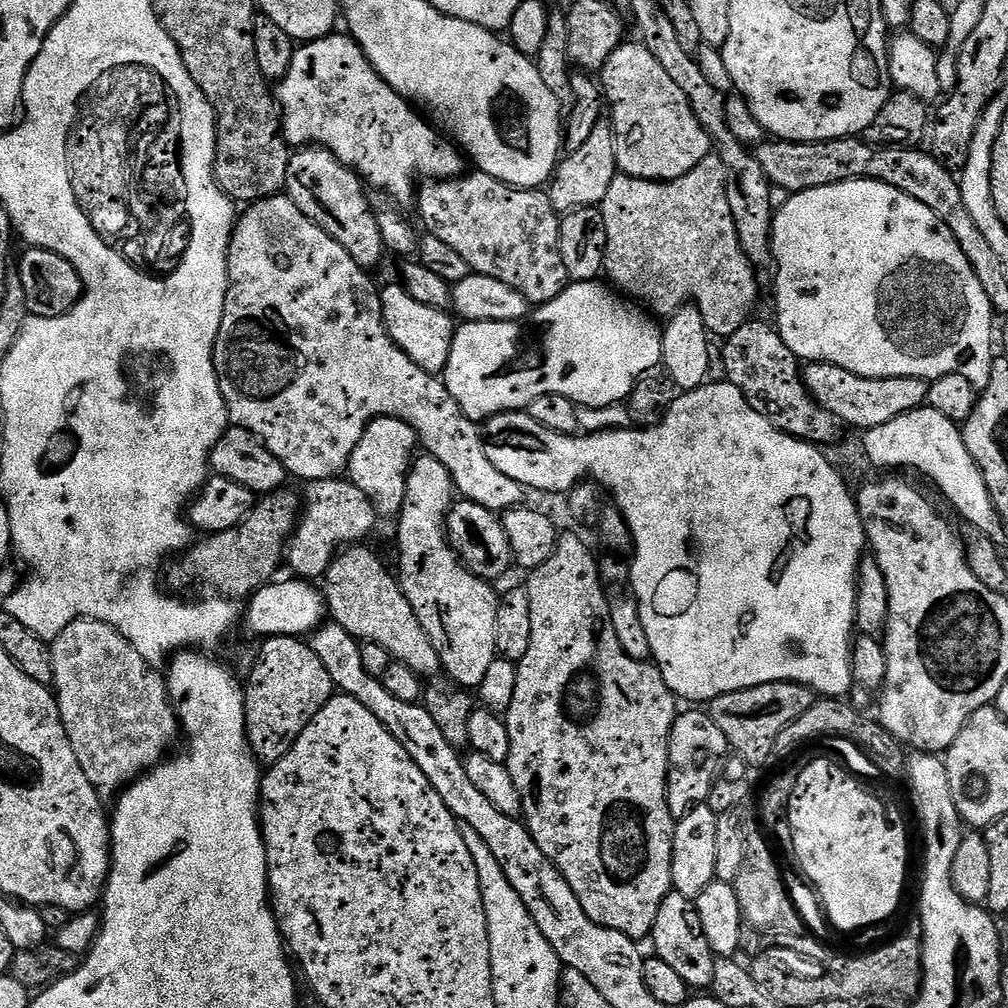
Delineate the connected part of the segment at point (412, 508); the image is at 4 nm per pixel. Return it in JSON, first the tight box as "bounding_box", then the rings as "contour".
{"bounding_box":[396,454,498,689],"contour":[[[420,454],[411,461],[410,471],[405,482],[404,507],[398,515],[400,525],[396,528],[396,552],[400,555],[400,572],[398,583],[406,594],[414,614],[418,614],[418,622],[422,622],[422,630],[430,638],[434,650],[438,650],[441,669],[448,672],[447,679],[451,683],[465,689],[479,689],[482,677],[490,662],[498,657],[494,646],[494,621],[498,615],[498,592],[493,585],[482,577],[476,576],[460,562],[460,557],[453,550],[446,535],[448,511],[454,503],[454,485],[446,466],[433,456]]]}

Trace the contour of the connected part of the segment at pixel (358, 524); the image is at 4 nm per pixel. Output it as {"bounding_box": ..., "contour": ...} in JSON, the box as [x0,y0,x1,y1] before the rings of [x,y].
{"bounding_box":[286,478,378,582],"contour":[[[348,478],[309,480],[303,485],[302,515],[288,538],[286,564],[292,567],[291,575],[305,582],[316,582],[324,575],[328,565],[341,551],[342,546],[356,546],[372,532],[378,515],[371,500]]]}

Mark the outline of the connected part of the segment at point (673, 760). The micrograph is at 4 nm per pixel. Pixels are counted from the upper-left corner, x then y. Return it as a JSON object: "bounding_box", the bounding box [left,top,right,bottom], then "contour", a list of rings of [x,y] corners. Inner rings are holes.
{"bounding_box":[668,711,729,821],"contour":[[[681,711],[677,715],[668,739],[668,805],[676,821],[681,820],[691,808],[697,808],[707,801],[729,752],[726,734],[714,726],[707,711]]]}

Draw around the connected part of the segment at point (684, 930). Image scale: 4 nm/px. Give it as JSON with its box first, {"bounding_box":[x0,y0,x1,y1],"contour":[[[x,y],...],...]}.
{"bounding_box":[650,891,718,989],"contour":[[[674,891],[669,892],[658,906],[658,918],[654,918],[650,943],[651,951],[662,958],[662,962],[667,962],[688,983],[689,989],[711,989],[718,957],[710,950],[710,942],[706,942],[706,930],[702,930],[696,901]]]}

